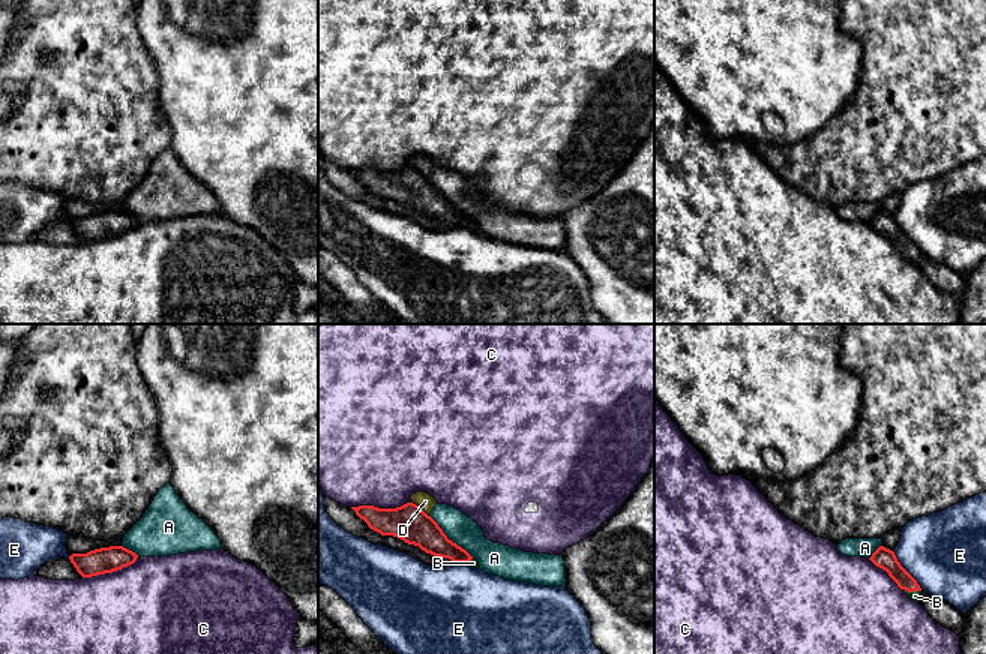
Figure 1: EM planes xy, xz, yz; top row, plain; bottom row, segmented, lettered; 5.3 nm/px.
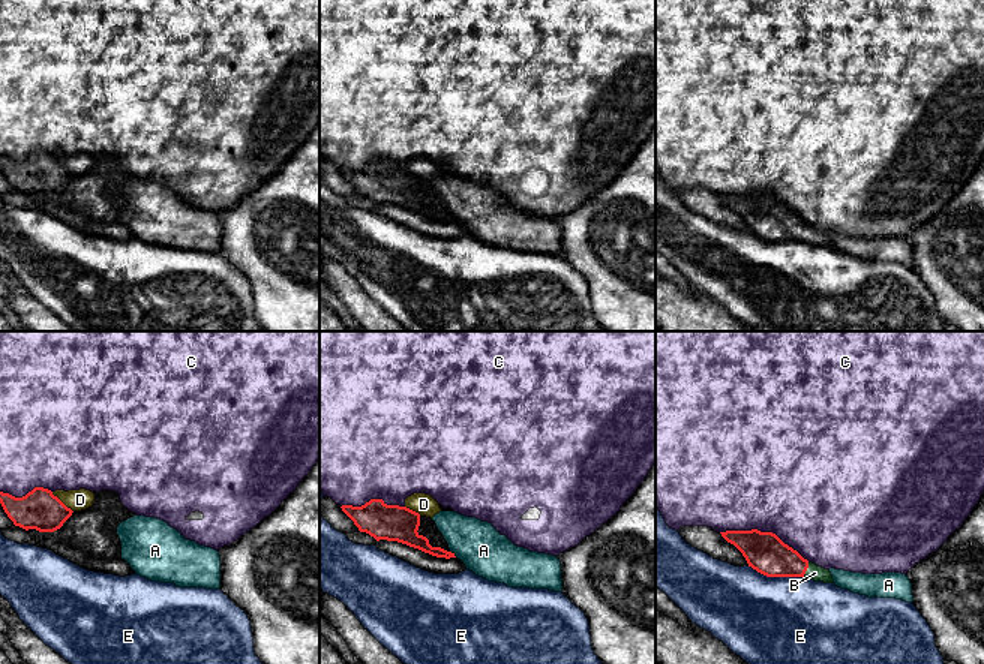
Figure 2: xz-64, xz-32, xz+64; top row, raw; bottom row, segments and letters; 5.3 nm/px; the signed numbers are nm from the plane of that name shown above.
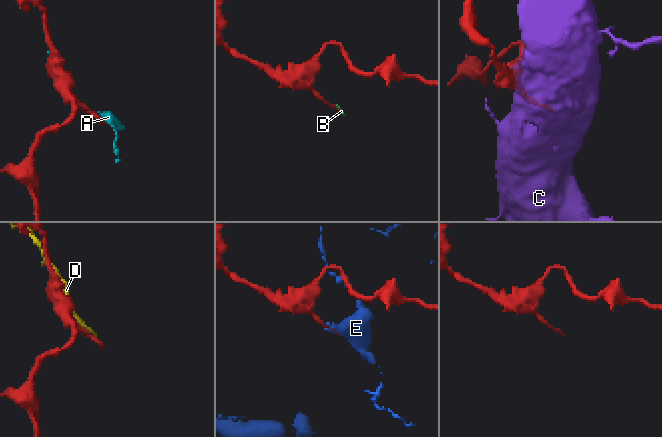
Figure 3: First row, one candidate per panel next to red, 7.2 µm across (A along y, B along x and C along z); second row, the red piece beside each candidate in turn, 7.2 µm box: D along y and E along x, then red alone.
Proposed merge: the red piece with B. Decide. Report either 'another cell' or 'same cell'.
same cell

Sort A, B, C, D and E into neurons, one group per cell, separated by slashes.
A D / B / C / E

